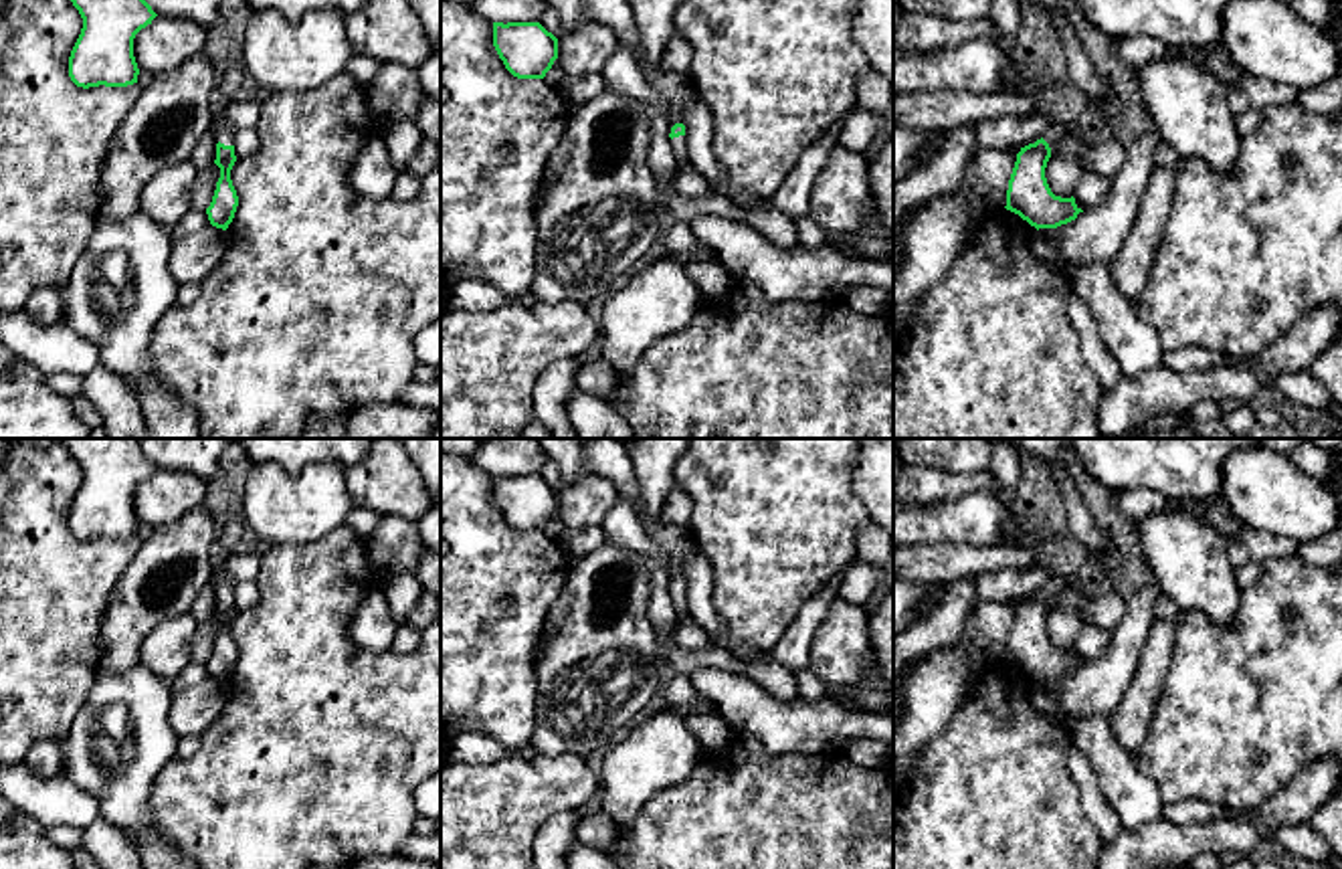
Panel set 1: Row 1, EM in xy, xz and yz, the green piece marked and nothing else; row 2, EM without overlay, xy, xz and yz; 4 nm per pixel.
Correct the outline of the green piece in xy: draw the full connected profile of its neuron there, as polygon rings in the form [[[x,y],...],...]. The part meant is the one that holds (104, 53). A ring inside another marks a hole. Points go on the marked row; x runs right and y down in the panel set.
[[[71,0],[83,18],[69,57],[77,87],[127,87],[137,83],[135,34],[158,16],[146,0]]]

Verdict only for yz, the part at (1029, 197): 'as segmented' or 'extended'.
extended

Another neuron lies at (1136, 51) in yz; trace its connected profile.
[[[1126,36],[1118,38],[1116,53],[1130,69],[1138,69],[1150,63],[1158,63],[1170,55],[1182,57],[1205,71],[1215,73],[1227,87],[1239,83],[1245,75],[1229,57],[1225,44],[1194,46],[1170,46],[1150,36]]]

